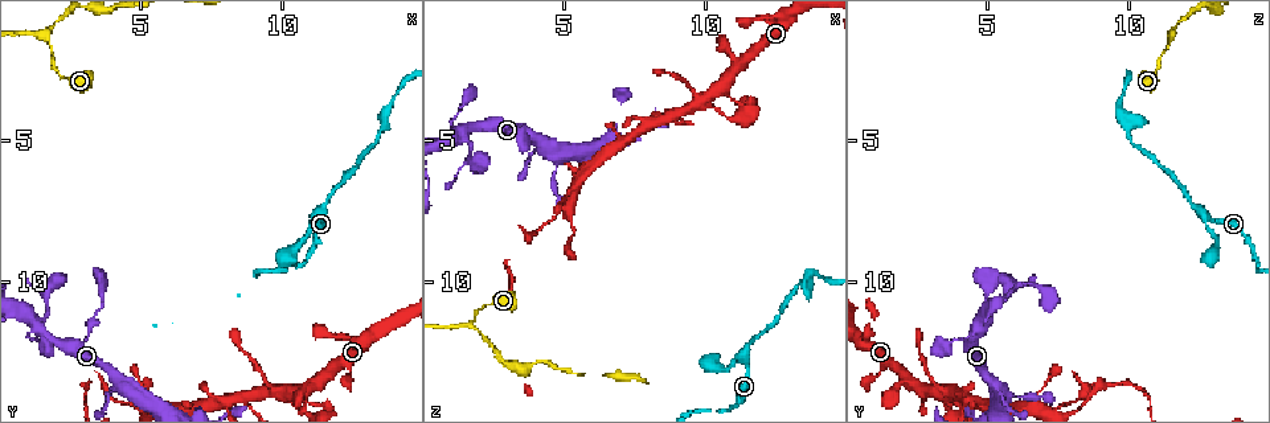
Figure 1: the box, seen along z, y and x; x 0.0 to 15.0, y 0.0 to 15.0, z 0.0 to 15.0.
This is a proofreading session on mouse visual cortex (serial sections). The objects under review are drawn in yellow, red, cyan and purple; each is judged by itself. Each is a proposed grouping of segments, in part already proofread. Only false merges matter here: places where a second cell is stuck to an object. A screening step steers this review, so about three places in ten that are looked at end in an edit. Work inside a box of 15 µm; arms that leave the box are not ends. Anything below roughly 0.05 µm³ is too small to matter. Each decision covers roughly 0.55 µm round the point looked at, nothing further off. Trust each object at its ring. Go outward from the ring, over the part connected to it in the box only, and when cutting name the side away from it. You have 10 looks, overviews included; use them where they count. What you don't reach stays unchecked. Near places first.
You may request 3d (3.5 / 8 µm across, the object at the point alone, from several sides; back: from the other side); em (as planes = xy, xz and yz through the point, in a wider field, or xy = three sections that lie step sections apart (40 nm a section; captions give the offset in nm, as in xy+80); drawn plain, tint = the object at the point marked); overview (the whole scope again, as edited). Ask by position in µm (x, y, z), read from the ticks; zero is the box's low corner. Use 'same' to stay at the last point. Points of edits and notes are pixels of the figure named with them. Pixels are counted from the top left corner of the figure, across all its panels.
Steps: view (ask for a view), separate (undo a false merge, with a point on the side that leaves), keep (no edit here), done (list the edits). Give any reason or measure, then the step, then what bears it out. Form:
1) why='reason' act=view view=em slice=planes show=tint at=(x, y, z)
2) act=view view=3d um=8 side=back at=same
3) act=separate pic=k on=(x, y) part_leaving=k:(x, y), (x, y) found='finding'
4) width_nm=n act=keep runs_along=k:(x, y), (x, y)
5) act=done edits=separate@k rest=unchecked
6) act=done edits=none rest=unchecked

why='thick turns thin' act=view view=3d um=3.5 at=(8.2, 14.1, 4.4)

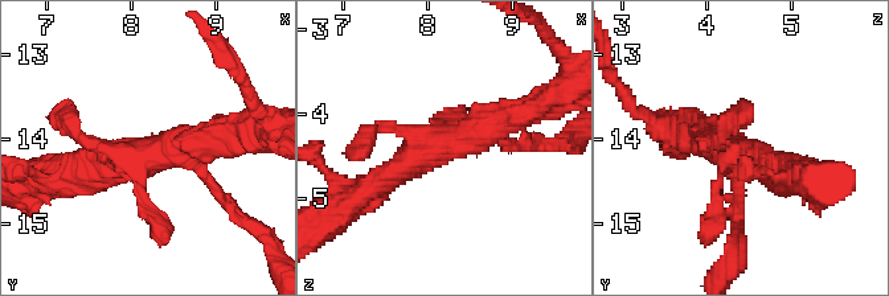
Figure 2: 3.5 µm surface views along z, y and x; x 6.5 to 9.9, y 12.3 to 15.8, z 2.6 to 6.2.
why='now the EM' act=view view=em slice=planes show=tint at=(8.15, 14.15, 4.35)

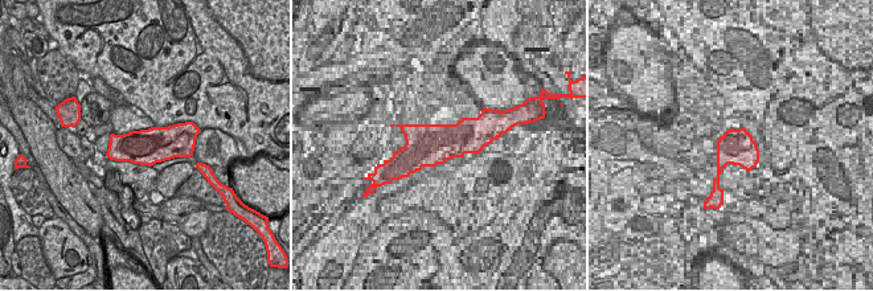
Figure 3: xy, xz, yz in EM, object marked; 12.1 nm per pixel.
act=keep runs_along=2:(524, 115), (422, 149), (369, 186) found='all the same cell'

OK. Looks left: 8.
why='thick turns thin' act=view view=3d um=8 side=back at=(5.3, 14.3, 6.6)

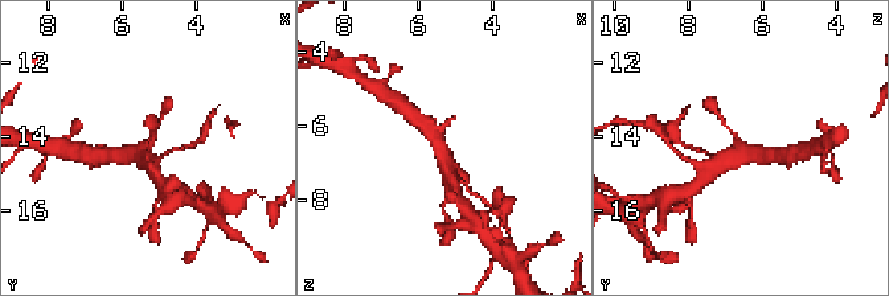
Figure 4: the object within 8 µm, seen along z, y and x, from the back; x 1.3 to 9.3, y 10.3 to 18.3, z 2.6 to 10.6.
act=view view=3d um=3.5 at=(5.3, 14.2, 6.6)

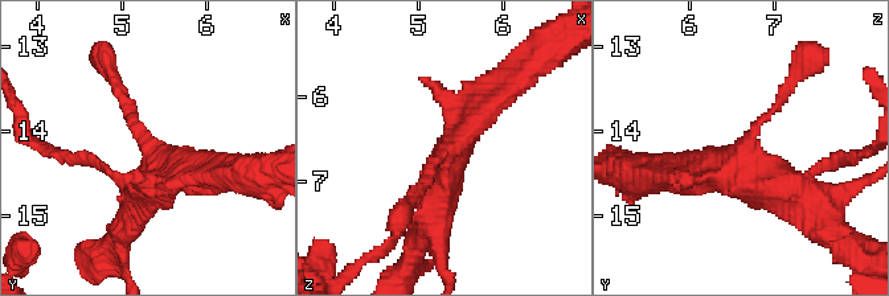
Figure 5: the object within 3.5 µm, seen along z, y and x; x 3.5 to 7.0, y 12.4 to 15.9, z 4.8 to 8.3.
why='now the EM' act=view view=em slice=xy step=5 show=tint at=(5.35, 14.20, 6.65)

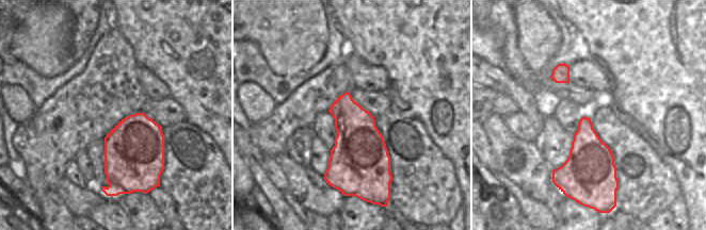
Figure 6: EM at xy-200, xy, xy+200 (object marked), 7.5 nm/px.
act=keep runs_along=5:(688, 175), (736, 175), (752, 134), (790, 85) found='all the same cell'

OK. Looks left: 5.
act=view view=3d um=3.5 at=(11.0, 8.0, 12.8)

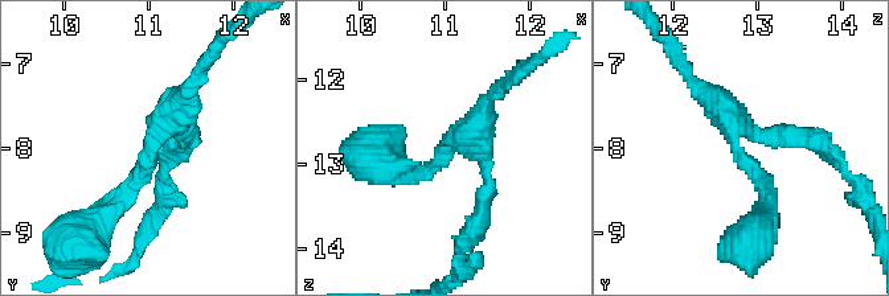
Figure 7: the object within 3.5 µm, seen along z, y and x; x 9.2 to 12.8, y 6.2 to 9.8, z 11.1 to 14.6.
arms=3 arm_widths_nm=150,200,350 why='now the EM' act=view view=em slice=xy step=5 show=tint at=(11.05, 8.00, 12.75)

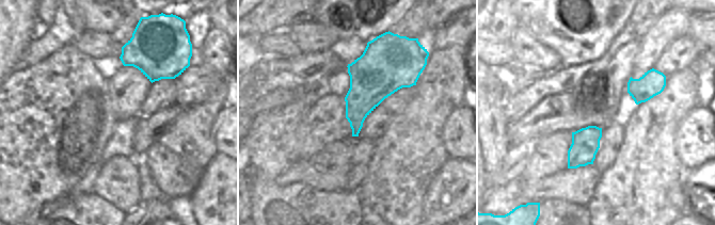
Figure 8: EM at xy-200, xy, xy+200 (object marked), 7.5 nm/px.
act=keep runs_along=7:(189, 135), (166, 127), (105, 212) found='continuous, no second cell'

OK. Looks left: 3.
why='sharp bend' act=view view=3d um=3.5 at=(13.6, 4.4, 10.0)

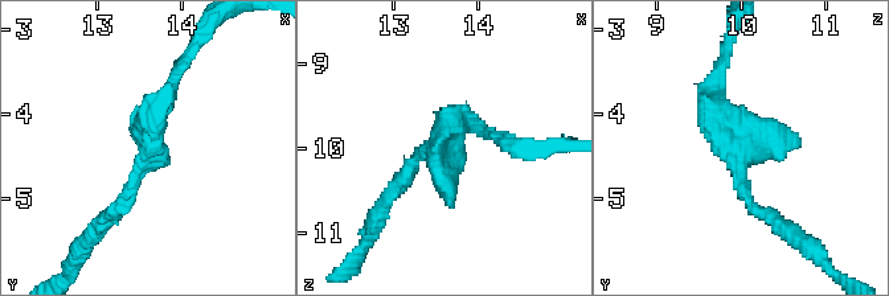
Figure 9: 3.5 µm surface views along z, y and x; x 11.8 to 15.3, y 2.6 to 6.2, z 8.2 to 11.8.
act=view view=em slice=xy step=3 show=tint at=(13.60, 4.50, 9.90)

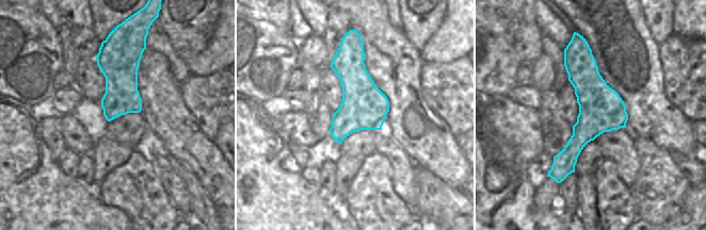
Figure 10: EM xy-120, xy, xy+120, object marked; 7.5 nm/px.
act=keep runs_along=9:(107, 216), (152, 151), (152, 114), (172, 78) found='continuous, no second cell'

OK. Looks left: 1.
act=done edits=none rest=unchecked

